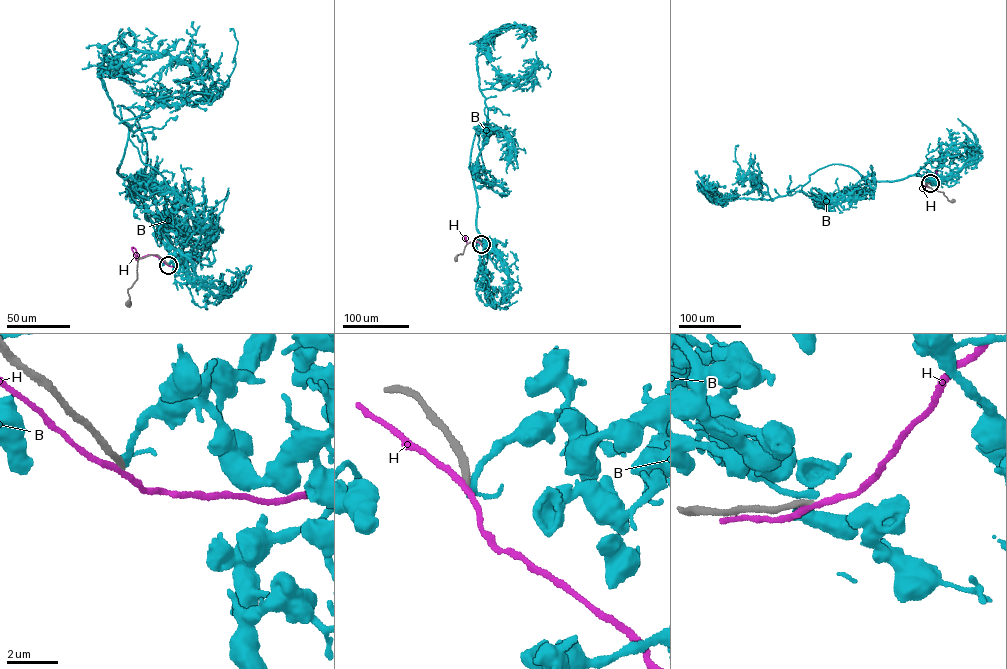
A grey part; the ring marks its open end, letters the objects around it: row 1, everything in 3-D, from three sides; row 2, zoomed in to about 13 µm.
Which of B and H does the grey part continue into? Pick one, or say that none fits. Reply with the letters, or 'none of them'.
none of them

